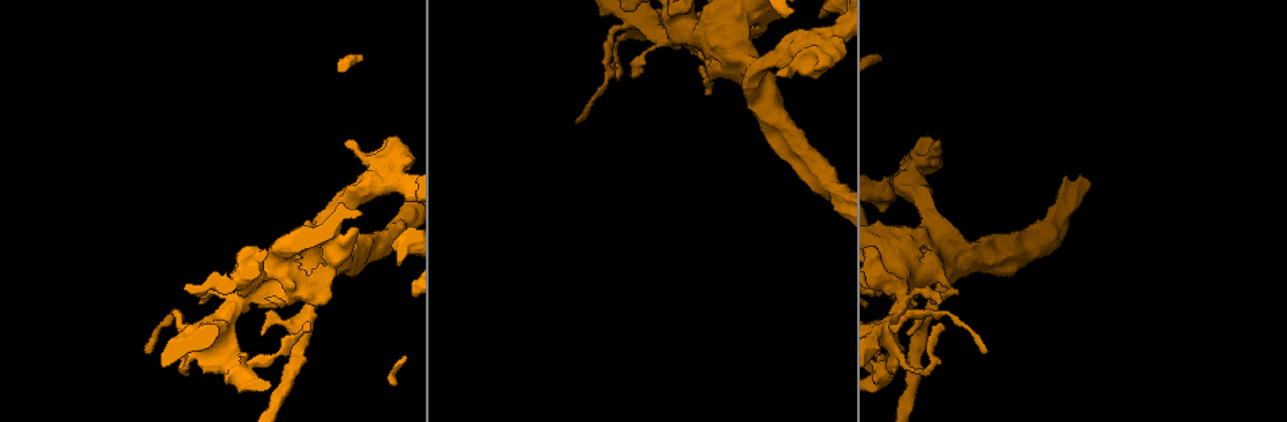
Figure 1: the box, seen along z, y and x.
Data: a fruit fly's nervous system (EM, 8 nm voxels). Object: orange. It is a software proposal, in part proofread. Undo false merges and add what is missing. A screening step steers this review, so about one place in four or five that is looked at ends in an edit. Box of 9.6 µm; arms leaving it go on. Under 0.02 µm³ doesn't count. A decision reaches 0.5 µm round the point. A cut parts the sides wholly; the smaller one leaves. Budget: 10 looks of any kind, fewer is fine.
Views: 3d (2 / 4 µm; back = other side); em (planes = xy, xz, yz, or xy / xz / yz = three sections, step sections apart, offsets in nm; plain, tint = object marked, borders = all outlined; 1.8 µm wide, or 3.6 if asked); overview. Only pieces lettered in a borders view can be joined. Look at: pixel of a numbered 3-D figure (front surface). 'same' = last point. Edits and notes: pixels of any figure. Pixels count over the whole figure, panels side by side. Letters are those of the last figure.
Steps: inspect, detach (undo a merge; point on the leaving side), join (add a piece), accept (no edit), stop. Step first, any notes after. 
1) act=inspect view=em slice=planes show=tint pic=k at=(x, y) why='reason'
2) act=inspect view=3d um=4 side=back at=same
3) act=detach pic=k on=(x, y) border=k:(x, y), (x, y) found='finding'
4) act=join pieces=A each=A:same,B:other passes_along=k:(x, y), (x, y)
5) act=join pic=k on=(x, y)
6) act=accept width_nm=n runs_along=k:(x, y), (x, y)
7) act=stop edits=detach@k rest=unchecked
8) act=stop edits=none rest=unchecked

act=inspect view=3d um=4 pic=1 at=(900, 249) why='sudden change in width'

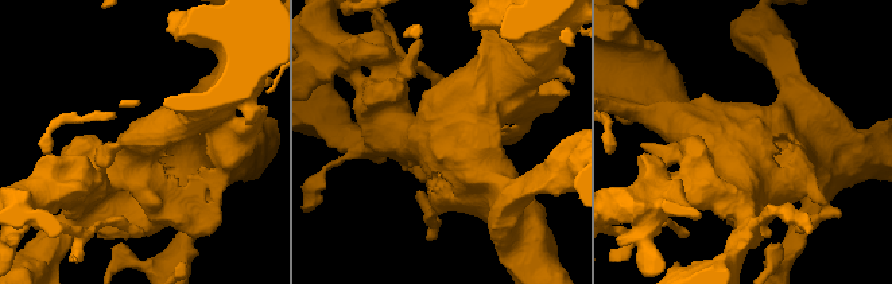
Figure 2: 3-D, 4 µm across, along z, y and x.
act=inspect view=em um=3.6 slice=planes show=plain pic=2 at=(747, 145)

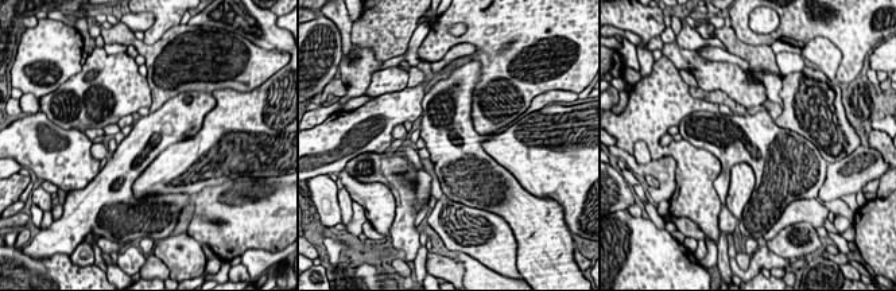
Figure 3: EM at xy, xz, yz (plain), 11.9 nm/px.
act=inspect view=em um=3.6 slice=planes show=borders at=same why='see the neighbours'

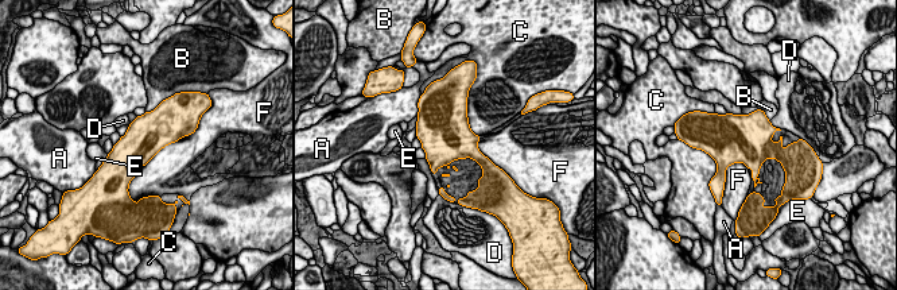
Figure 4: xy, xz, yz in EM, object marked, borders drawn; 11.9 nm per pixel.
act=accept longest_contact=F:950nm each=A:other,B:other,C:other,D:other,E:other,F:other border=4:(189, 134), (162, 147), (128, 185) found='continuous, no second neuron'

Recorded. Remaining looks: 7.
act=inspect view=em slice=planes show=tint pic=1 at=(299, 326) why='a fork'

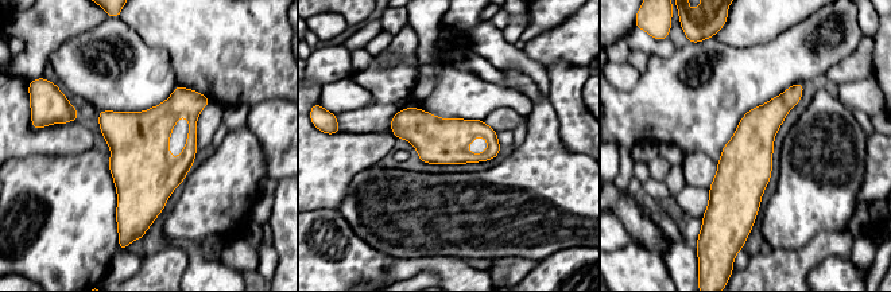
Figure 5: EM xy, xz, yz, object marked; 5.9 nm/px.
act=inspect view=em slice=planes show=borders at=same why='see the neighbours'

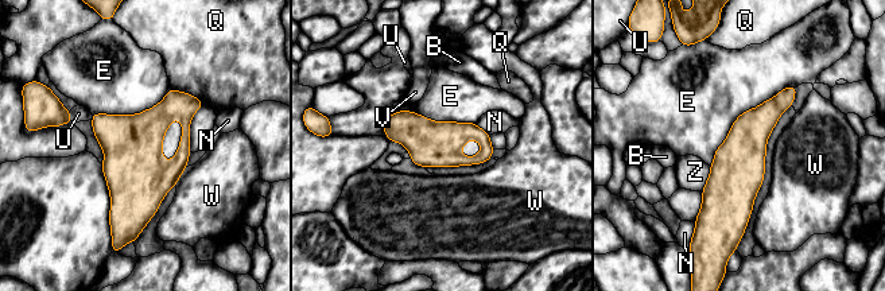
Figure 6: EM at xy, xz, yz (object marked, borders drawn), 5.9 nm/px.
act=accept each=B:other,E:other,N:other,Q:other,U:other,V:other,W:other,Z:other border=6:(796, 85), (745, 109), (710, 166) found='all the same neuron'

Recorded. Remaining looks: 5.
act=inspect view=em um=3.6 slice=planes show=plain pic=1 at=(630, 76) why='thin end'

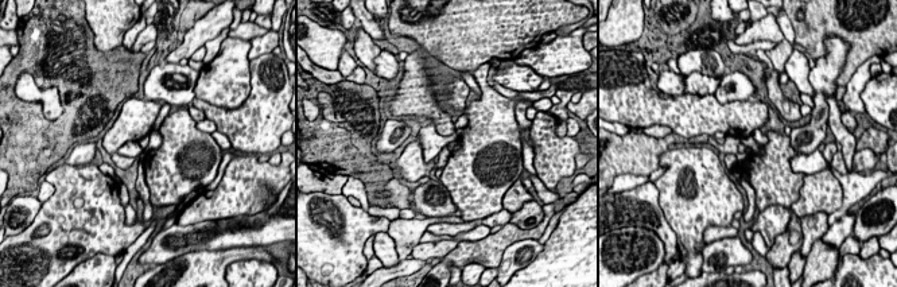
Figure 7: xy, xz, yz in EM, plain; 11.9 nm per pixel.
act=inspect view=em um=3.6 slice=planes show=borders at=same

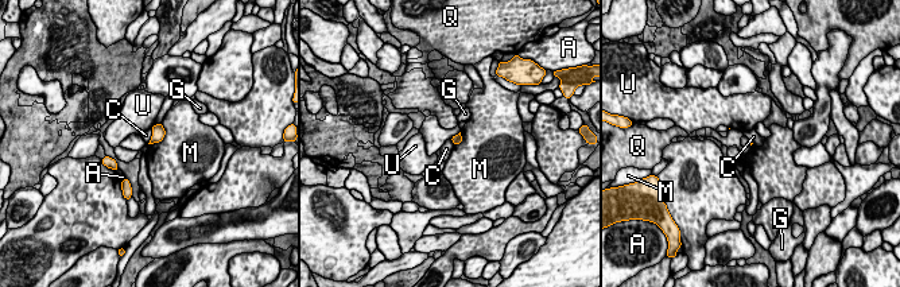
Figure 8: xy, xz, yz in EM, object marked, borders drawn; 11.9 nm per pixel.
act=accept each=A:other,C:other,G:other,M:other,Q:other,U:other border=8:(151, 128), (151, 139), (147, 143) found='none of them fits'

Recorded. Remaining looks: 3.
act=inspect view=em slice=yz step=4 show=borders pic=1 at=(146, 352) why='branch stops here'

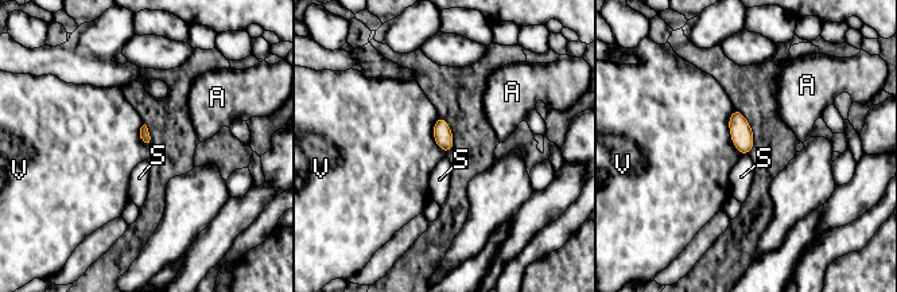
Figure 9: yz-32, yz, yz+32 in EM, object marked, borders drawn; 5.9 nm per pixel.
act=accept each=A:other,S:other,V:other border=9:(734, 108), (729, 133), (742, 154) found='none of them fits'

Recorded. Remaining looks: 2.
act=stop edits=none rest=unchecked

